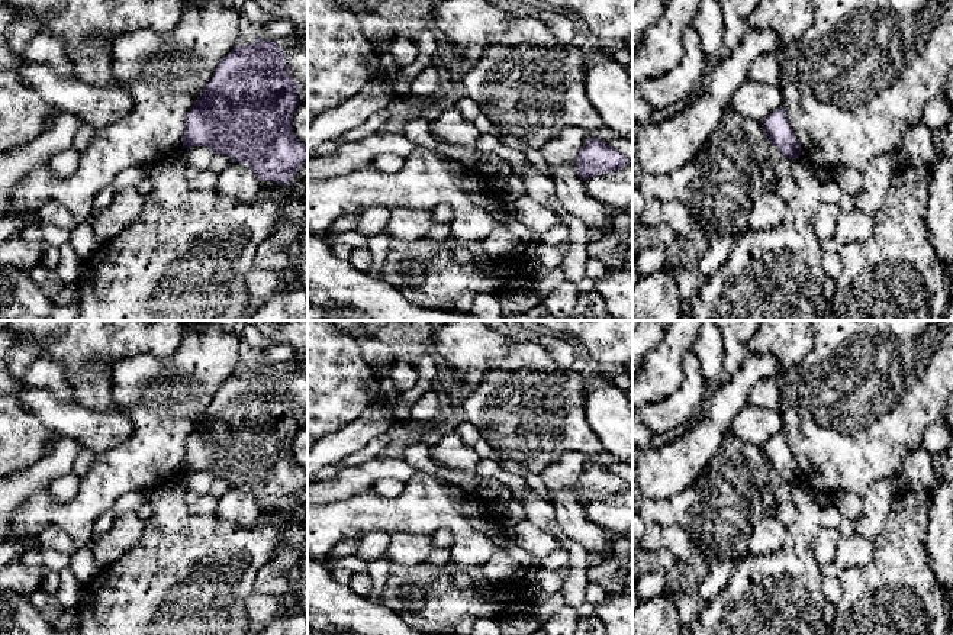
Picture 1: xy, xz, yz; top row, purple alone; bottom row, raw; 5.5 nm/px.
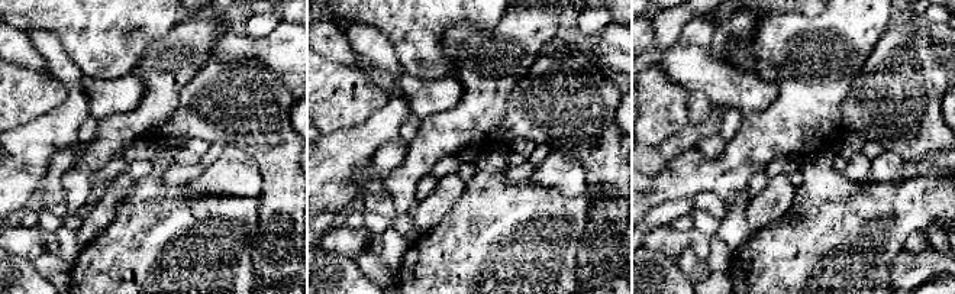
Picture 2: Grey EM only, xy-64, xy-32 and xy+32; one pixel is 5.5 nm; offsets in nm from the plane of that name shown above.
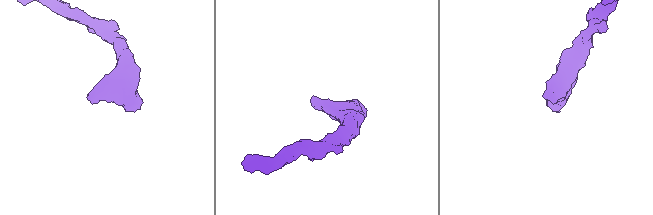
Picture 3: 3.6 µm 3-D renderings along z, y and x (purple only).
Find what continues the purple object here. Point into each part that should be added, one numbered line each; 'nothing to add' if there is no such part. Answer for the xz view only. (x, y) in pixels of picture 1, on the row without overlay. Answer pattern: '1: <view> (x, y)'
nothing to add

